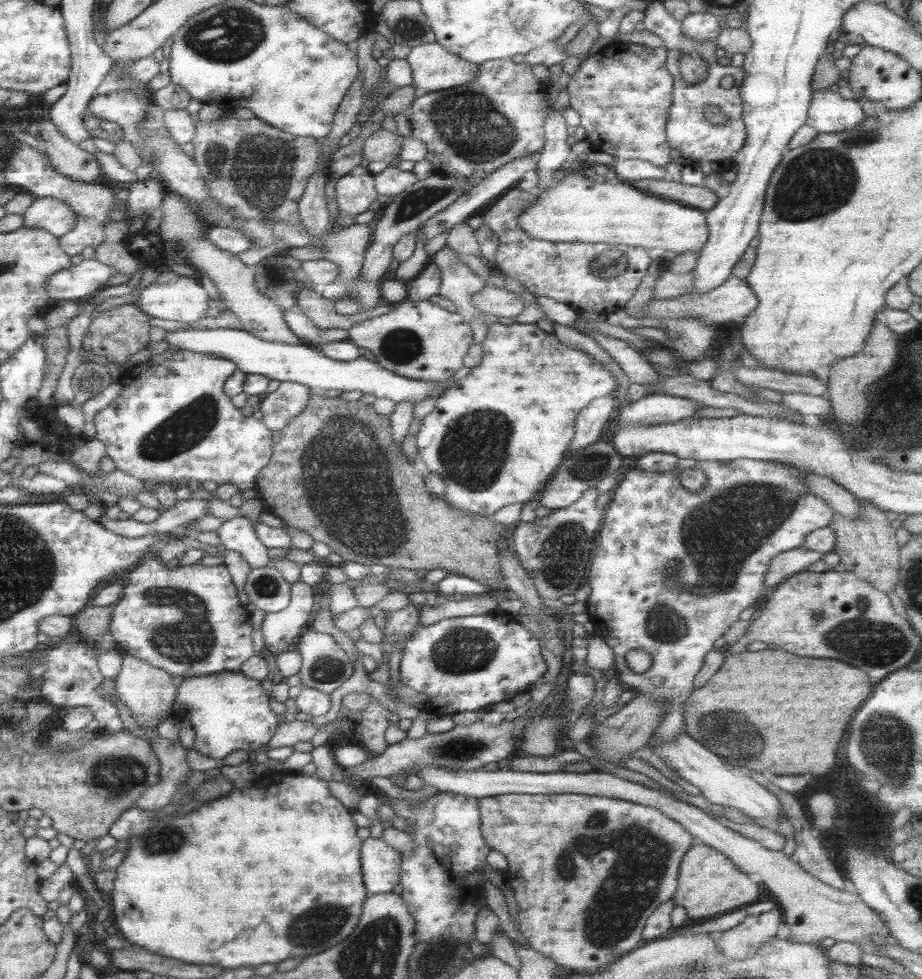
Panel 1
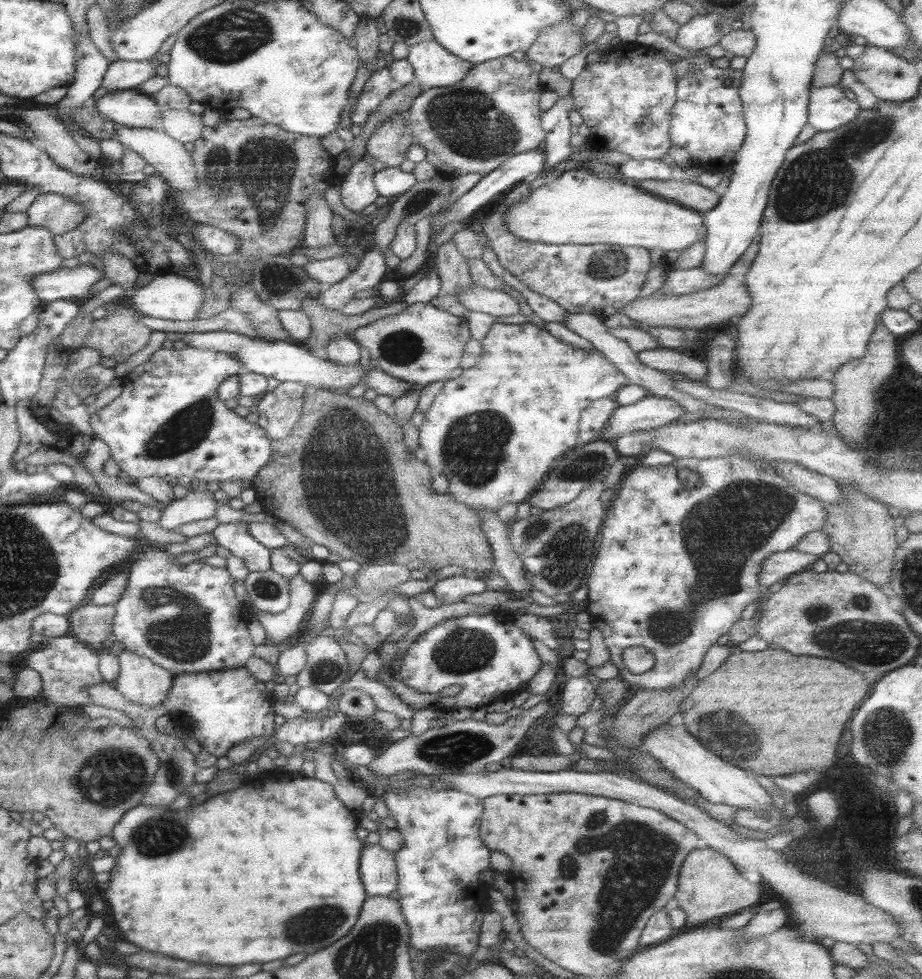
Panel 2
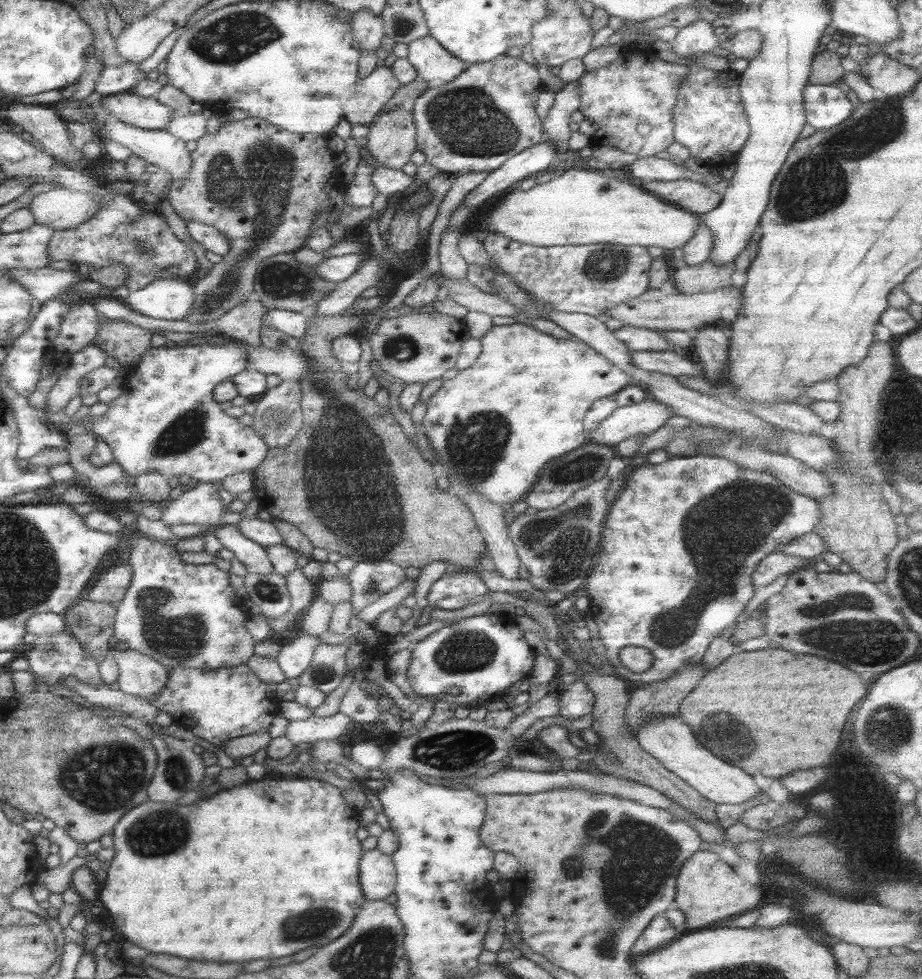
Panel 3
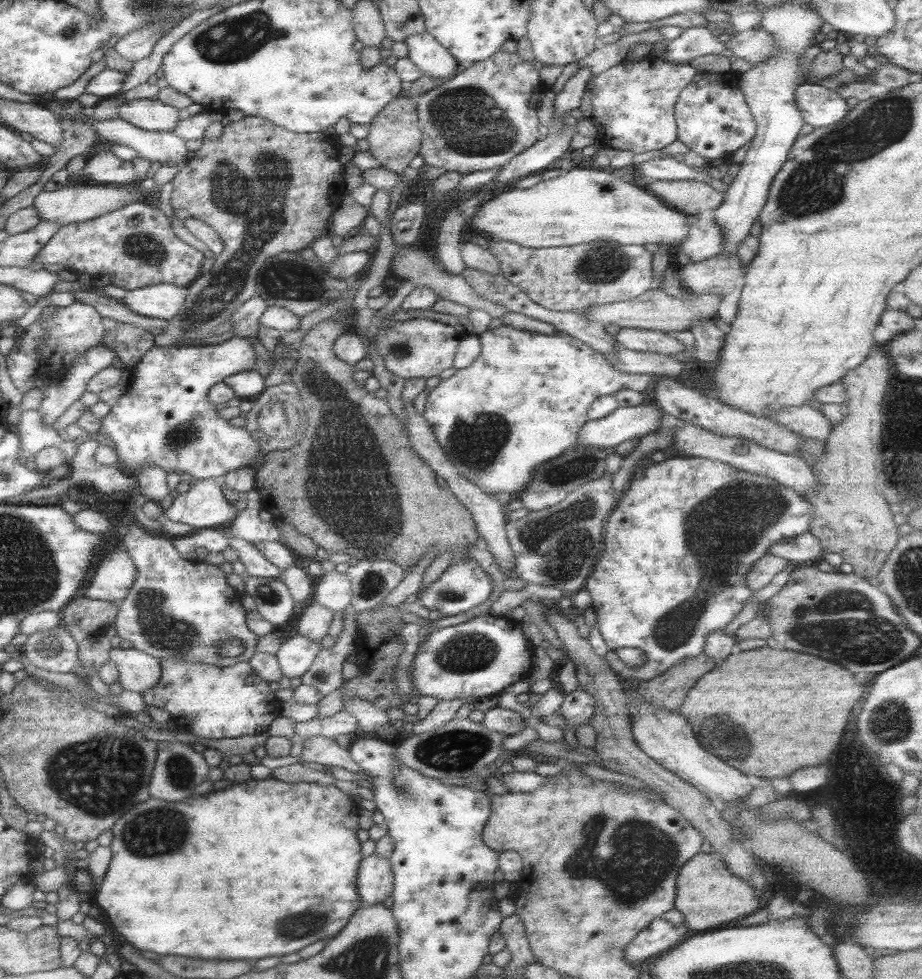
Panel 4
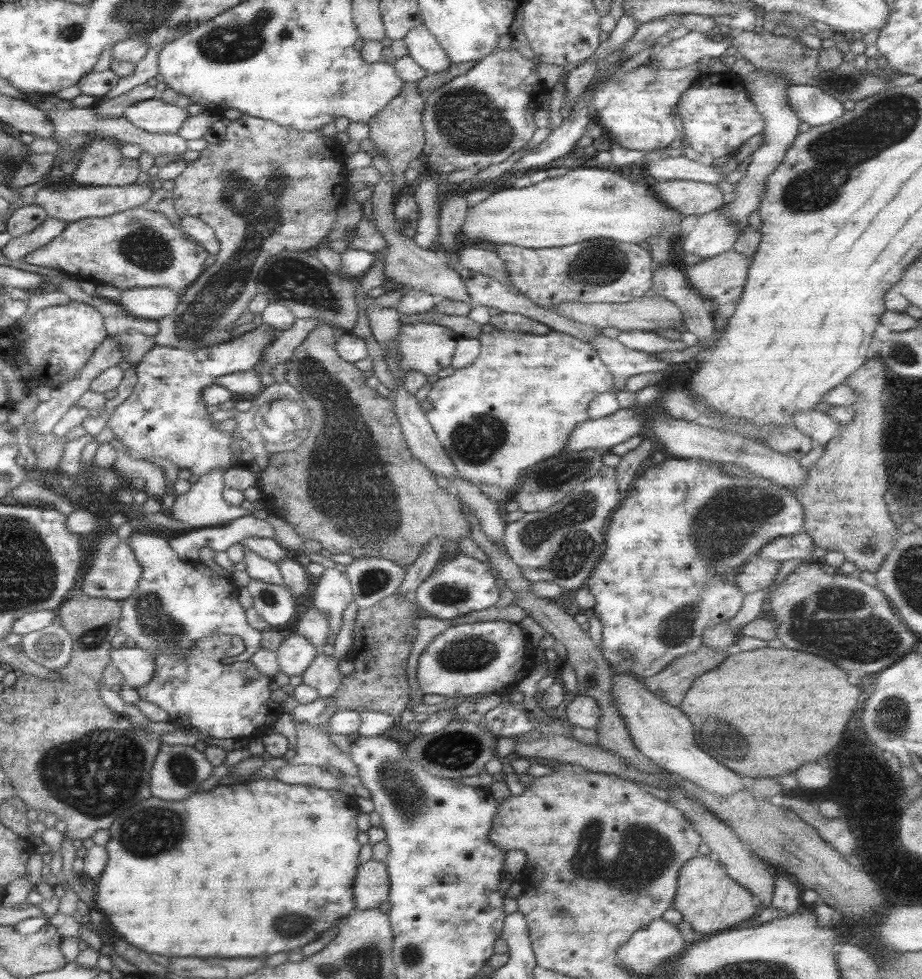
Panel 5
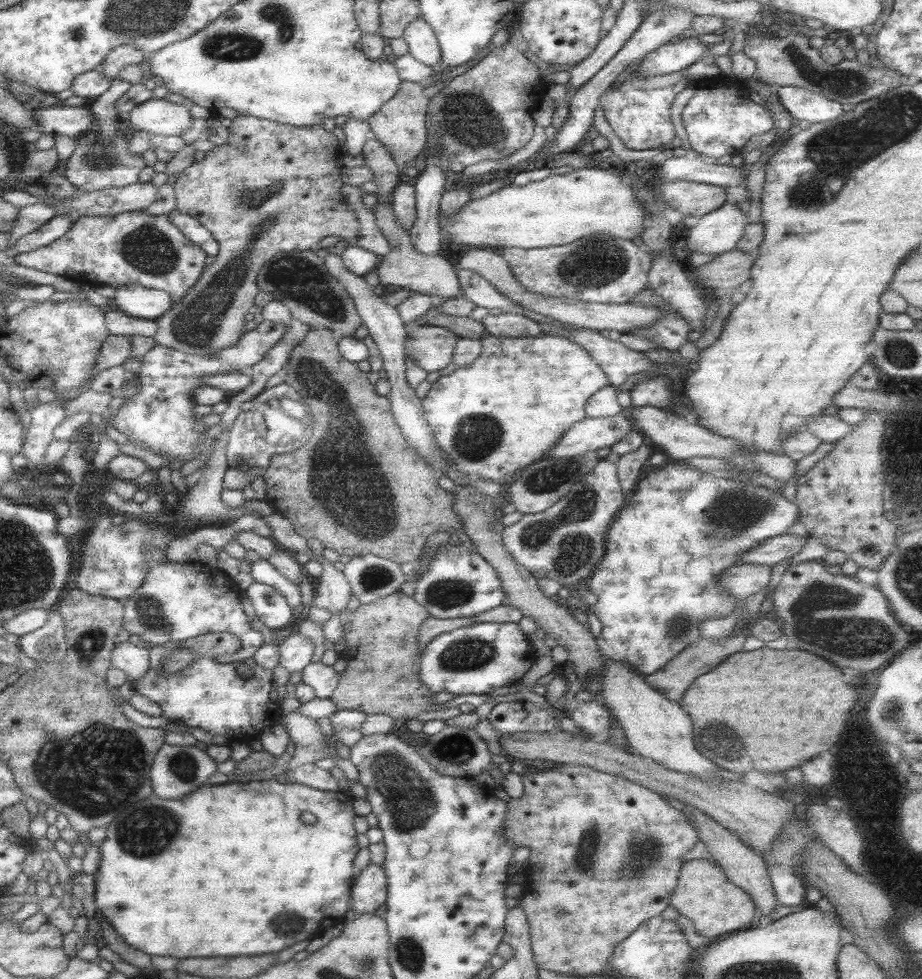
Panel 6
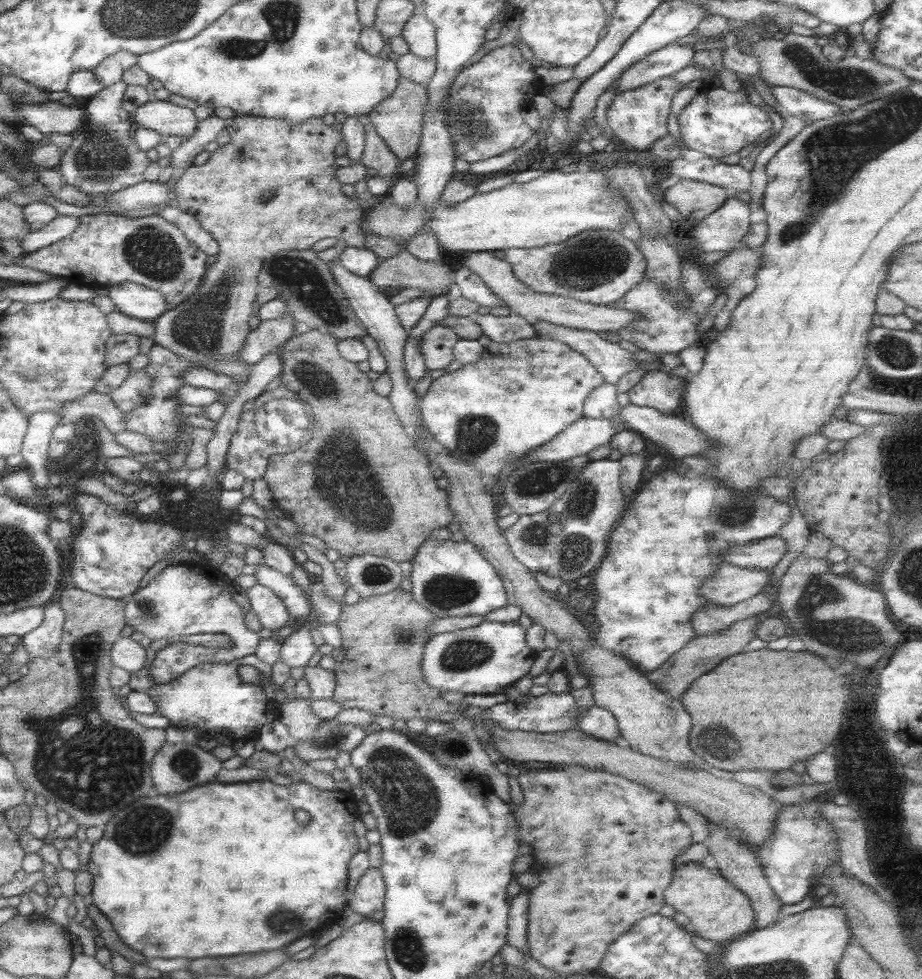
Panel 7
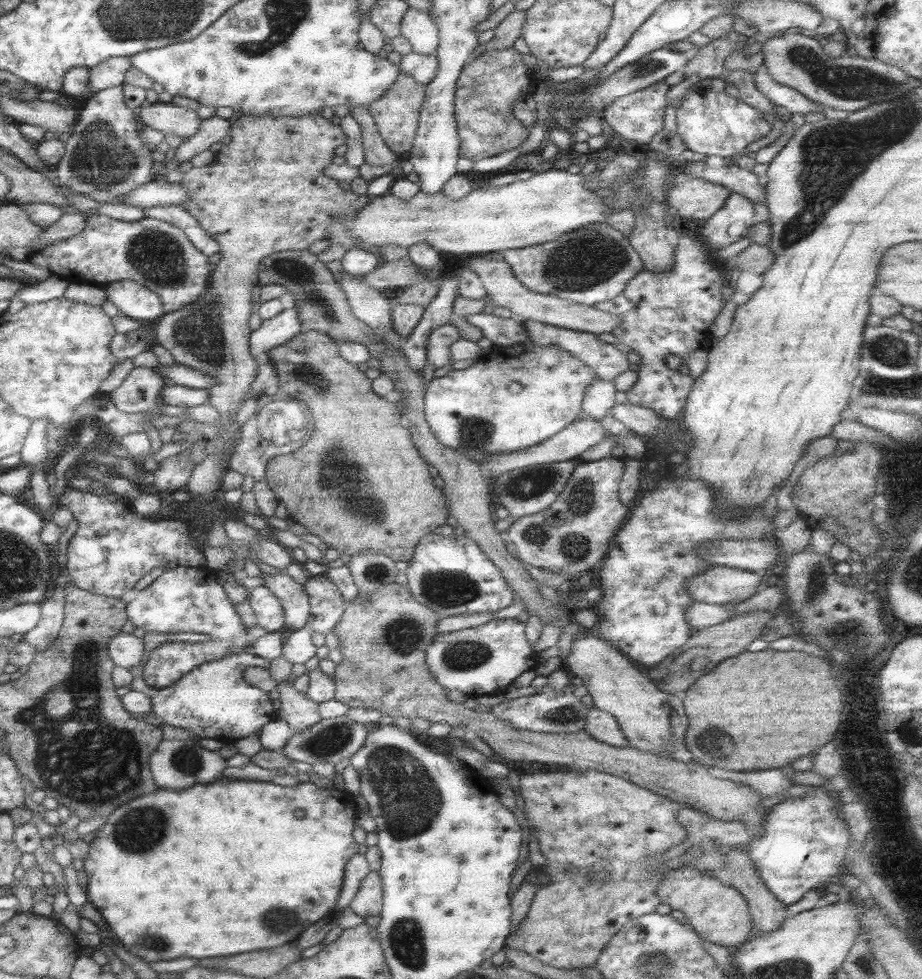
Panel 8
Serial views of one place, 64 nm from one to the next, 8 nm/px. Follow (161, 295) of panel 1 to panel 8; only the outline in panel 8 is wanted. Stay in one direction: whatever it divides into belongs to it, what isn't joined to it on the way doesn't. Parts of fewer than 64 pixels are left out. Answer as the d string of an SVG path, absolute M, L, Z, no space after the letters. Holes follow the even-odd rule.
M118 281L103 286L107 300L120 314L141 323L154 322L164 313L160 296L138 282Z

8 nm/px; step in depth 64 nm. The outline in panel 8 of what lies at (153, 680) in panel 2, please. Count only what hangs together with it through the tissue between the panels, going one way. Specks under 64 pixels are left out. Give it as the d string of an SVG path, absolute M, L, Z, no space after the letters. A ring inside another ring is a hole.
M120 631L107 644L107 654L115 667L131 670L143 658L143 640Z

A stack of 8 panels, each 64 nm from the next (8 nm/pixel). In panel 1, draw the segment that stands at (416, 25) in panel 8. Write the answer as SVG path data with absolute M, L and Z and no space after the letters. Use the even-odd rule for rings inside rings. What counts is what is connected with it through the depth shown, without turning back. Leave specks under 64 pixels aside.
M436 42L412 47L406 60L412 67L416 97L472 83L478 71L478 65L462 60Z

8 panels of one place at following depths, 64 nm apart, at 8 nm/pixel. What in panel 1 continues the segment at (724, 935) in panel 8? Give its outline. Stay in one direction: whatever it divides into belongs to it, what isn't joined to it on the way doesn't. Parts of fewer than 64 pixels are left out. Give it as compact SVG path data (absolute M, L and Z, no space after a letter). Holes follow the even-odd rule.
M695 841L682 858L677 878L677 890L672 894L671 900L675 904L684 907L687 912L688 922L700 922L704 918L716 918L718 914L736 911L758 902L758 896L760 896L758 890L760 890L759 884L754 884L728 856L714 850L714 848L710 848L710 846L706 846L706 844Z

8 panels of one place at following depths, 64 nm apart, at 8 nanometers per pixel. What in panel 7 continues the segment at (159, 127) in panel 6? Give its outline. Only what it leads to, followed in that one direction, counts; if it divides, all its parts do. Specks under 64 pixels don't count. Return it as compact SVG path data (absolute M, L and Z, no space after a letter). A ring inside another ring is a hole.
M155 100L140 106L130 117L134 126L154 130L161 136L190 137L195 134L199 121L194 109L175 106L168 100Z

